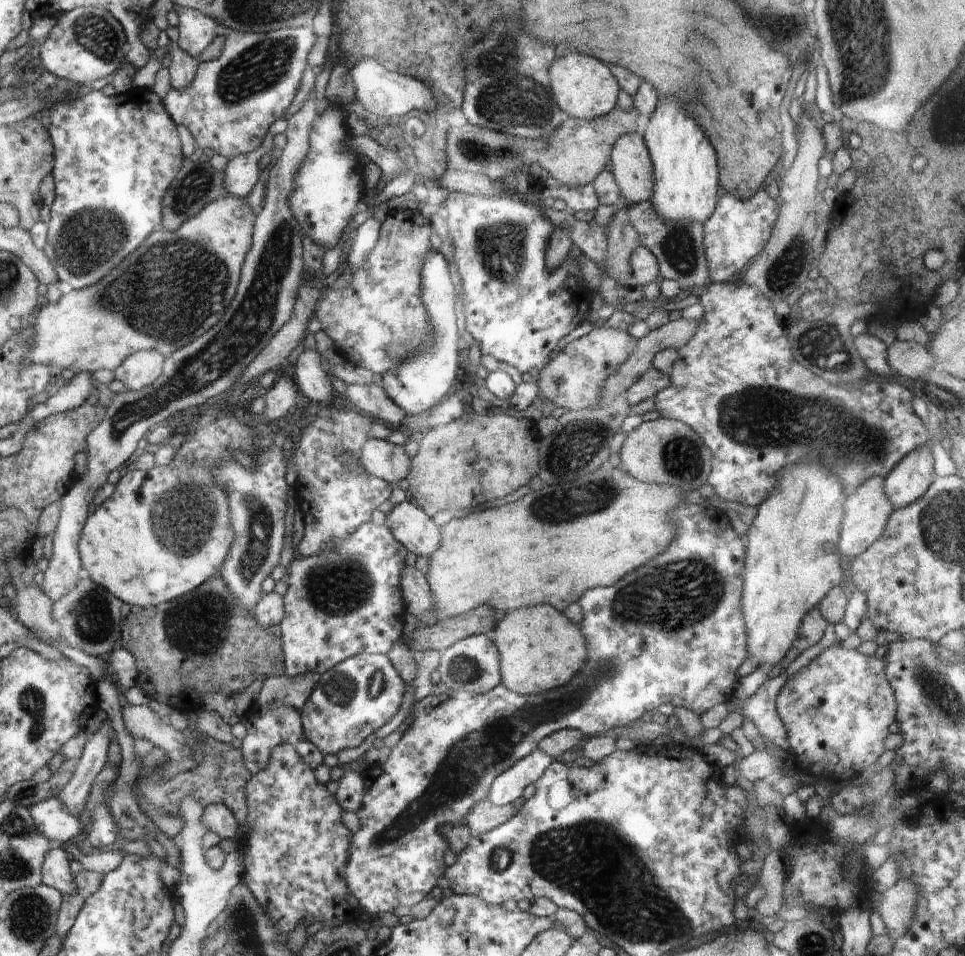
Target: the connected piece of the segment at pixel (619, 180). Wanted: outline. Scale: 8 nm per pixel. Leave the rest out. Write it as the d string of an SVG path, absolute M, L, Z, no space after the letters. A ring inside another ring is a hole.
M636 130L619 137L610 157L610 172L621 196L631 204L648 201L653 192L653 169L642 134Z

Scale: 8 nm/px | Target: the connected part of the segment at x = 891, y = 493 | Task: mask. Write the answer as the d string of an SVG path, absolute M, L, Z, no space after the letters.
M930 447L915 449L883 480L883 490L894 510L916 503L929 488L935 476Z

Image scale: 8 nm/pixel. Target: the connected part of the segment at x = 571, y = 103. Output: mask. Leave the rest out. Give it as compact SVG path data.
M568 54L564 58L554 60L552 68L549 71L551 81L551 90L555 95L555 101L562 113L567 117L575 117L578 119L594 120L605 118L609 113L617 107L618 94L620 88L618 82L610 68L606 64L602 64L596 58L584 56L584 54Z

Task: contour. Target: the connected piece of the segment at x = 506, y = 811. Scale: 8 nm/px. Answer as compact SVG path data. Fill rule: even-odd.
M485 801L476 802L464 818L464 825L473 833L488 833L516 815L513 805L492 805Z

